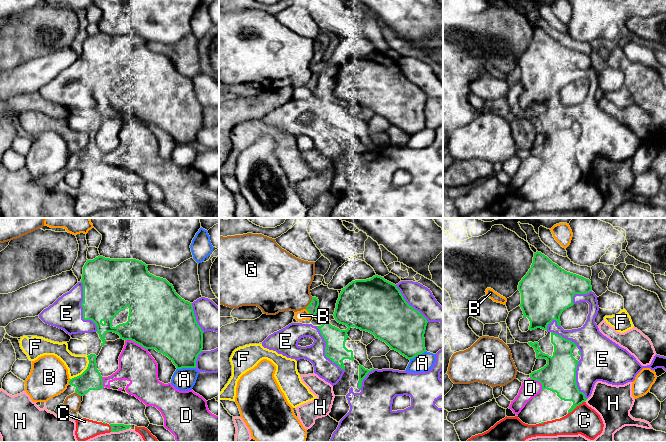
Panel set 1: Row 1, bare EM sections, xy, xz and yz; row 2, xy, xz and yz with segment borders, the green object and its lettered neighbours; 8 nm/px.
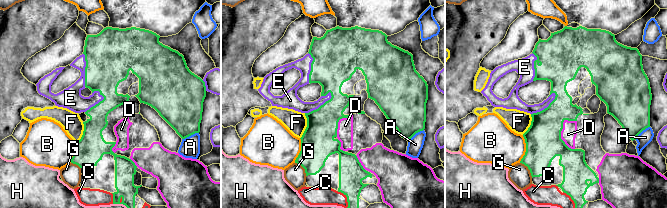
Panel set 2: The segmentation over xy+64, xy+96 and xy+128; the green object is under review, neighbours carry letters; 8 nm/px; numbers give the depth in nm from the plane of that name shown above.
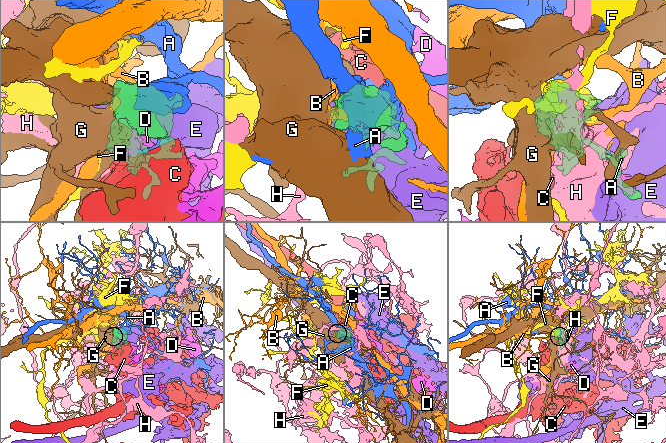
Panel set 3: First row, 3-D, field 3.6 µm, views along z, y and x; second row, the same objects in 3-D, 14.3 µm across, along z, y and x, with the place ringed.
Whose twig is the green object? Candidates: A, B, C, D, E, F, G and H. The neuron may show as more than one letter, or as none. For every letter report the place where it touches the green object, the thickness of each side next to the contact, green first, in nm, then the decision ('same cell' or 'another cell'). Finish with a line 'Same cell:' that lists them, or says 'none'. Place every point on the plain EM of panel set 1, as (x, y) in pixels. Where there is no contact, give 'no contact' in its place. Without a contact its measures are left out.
A: meets green in xy at (186, 143); 360 nm thick on the green side, 180 nm on the other; another cell
B: meets green in xz at (309, 89); 80 nm thick on the green side, 80 nm on the other; another cell
C: meets green in yz at (576, 182); 220 nm thick on the green side, 240 nm on the other; another cell
D: meets green in xy at (136, 118); 460 nm thick on the green side, 280 nm on the other; another cell
E: meets green in xy at (83, 85); 400 nm thick on the green side, 260 nm on the other; same cell
F: meets green in xy at (85, 146); 170 nm thick on the green side, 160 nm on the other; another cell
G: meets green in xz at (310, 79); 80 nm thick on the green side, 400 nm on the other; another cell
H: meets green in xy at (119, 206); 60 nm thick on the green side, 200 nm on the other; another cell
Same cell: E

